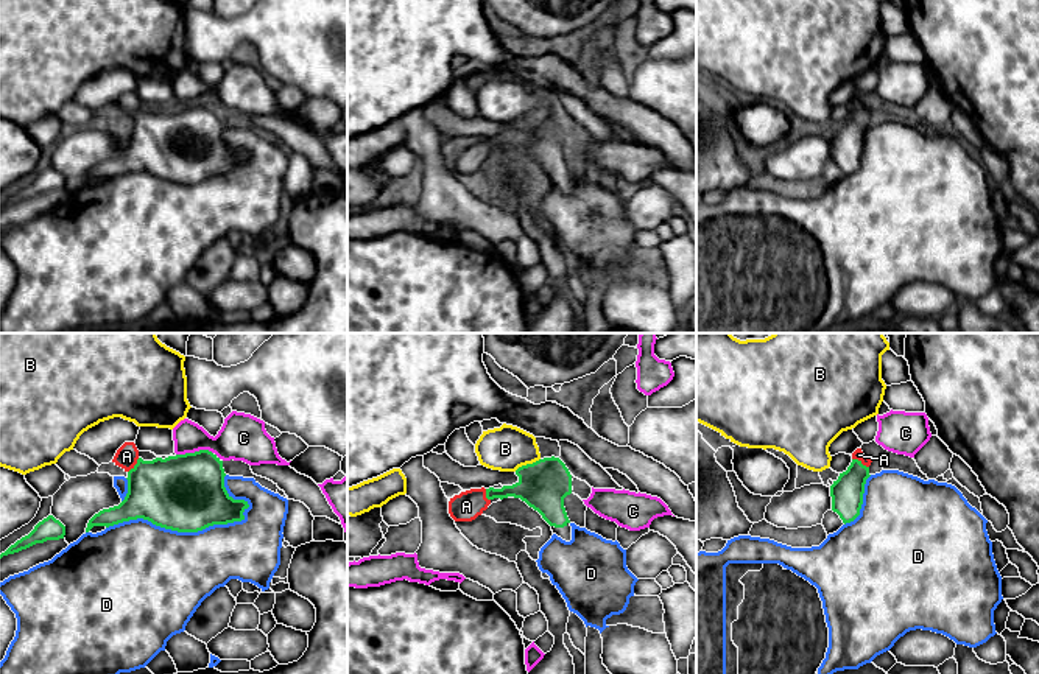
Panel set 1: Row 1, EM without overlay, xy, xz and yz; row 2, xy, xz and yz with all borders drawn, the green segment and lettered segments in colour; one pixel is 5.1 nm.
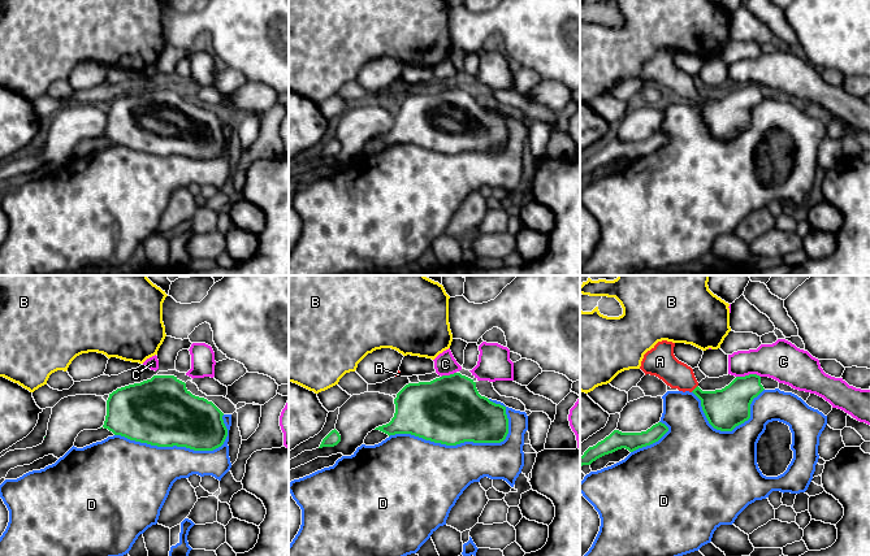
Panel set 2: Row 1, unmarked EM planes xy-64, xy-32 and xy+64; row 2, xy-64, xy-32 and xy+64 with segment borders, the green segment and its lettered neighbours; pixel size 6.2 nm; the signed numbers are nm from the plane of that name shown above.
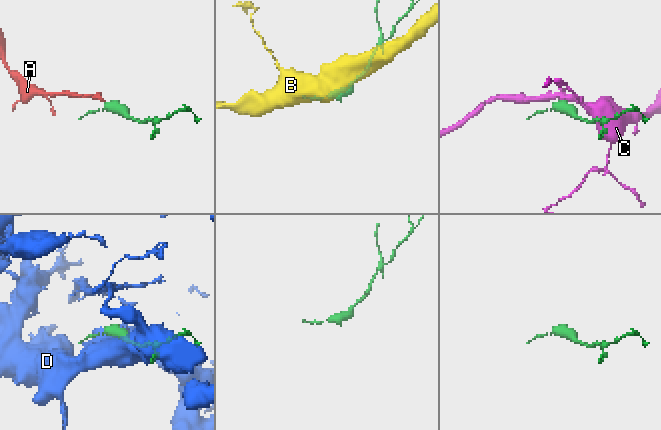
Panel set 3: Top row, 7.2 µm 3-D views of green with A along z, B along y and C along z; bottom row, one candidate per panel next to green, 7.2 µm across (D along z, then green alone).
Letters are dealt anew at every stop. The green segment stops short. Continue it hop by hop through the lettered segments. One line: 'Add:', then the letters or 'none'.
Add: A

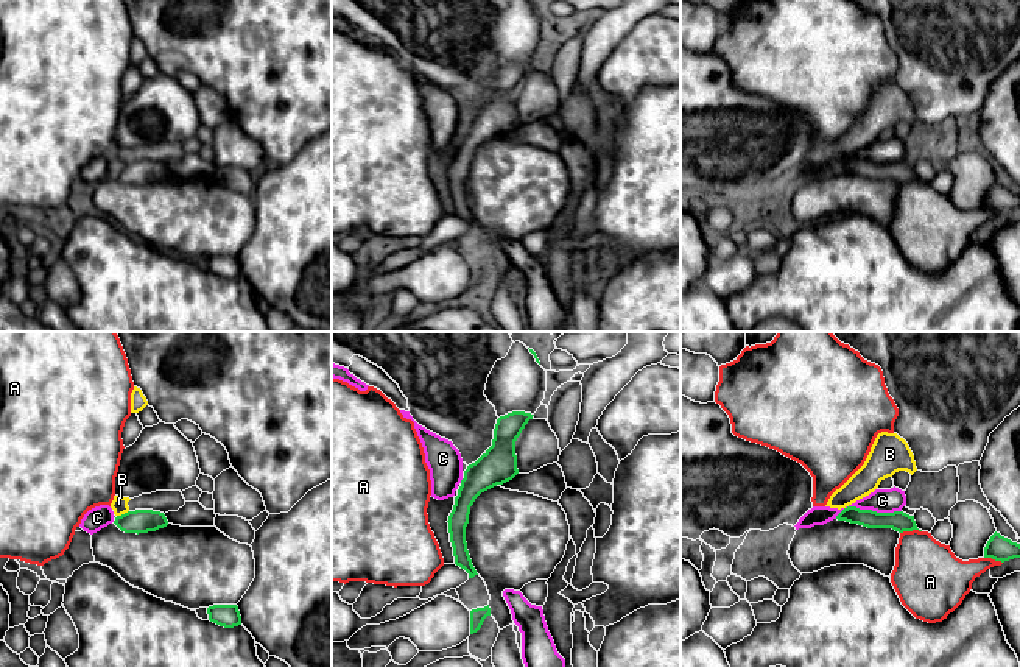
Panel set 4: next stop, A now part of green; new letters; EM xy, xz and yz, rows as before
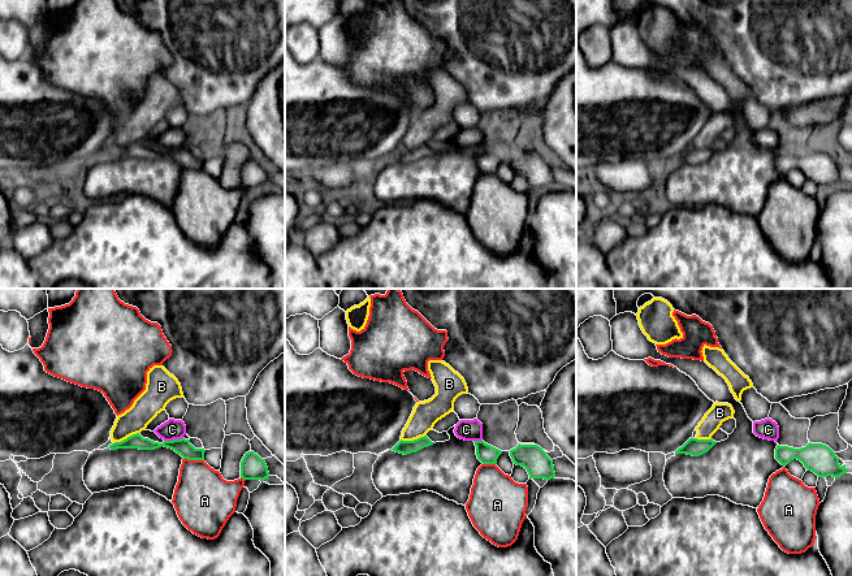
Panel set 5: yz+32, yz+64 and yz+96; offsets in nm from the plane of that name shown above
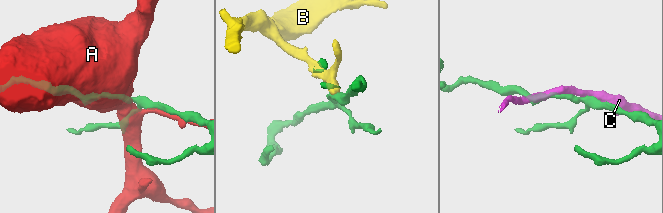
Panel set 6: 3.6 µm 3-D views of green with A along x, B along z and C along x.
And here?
Add: none

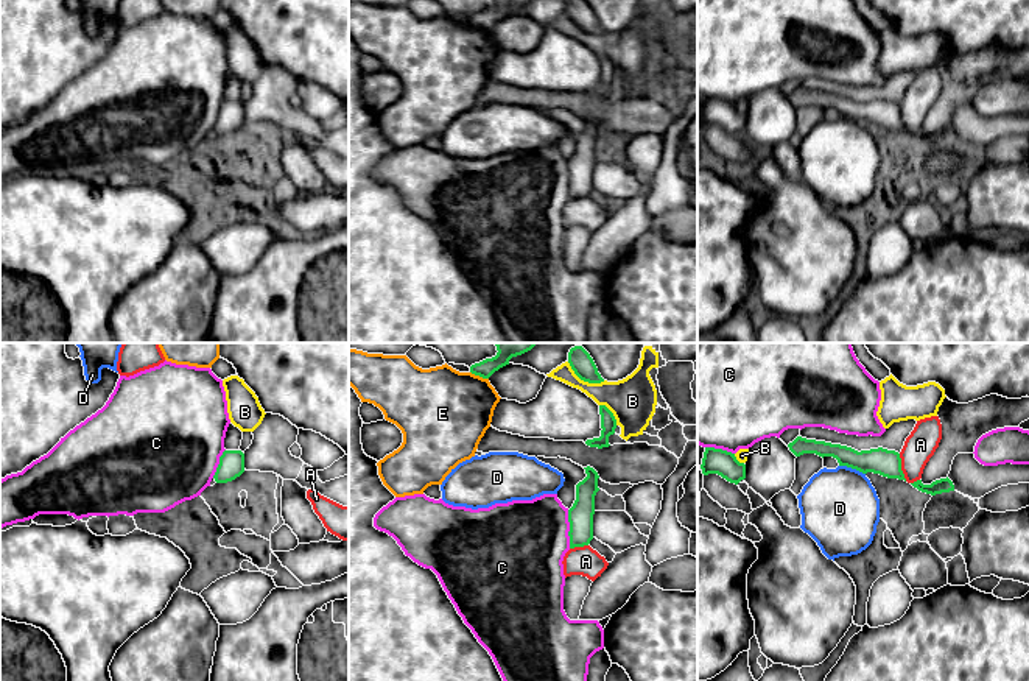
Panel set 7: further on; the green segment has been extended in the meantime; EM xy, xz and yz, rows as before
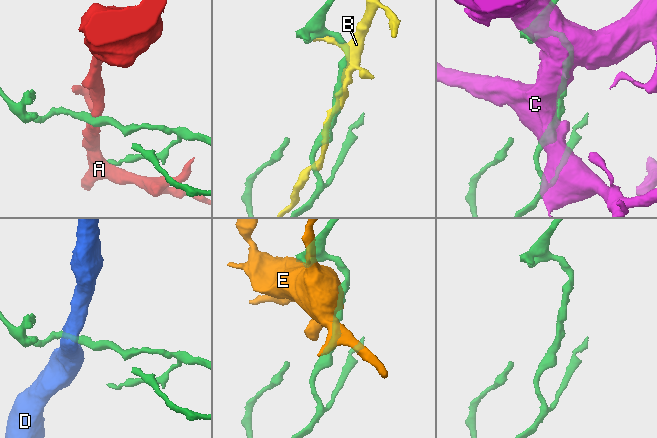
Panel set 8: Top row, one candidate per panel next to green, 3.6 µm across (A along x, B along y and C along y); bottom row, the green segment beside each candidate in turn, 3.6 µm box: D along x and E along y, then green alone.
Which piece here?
Add: none

